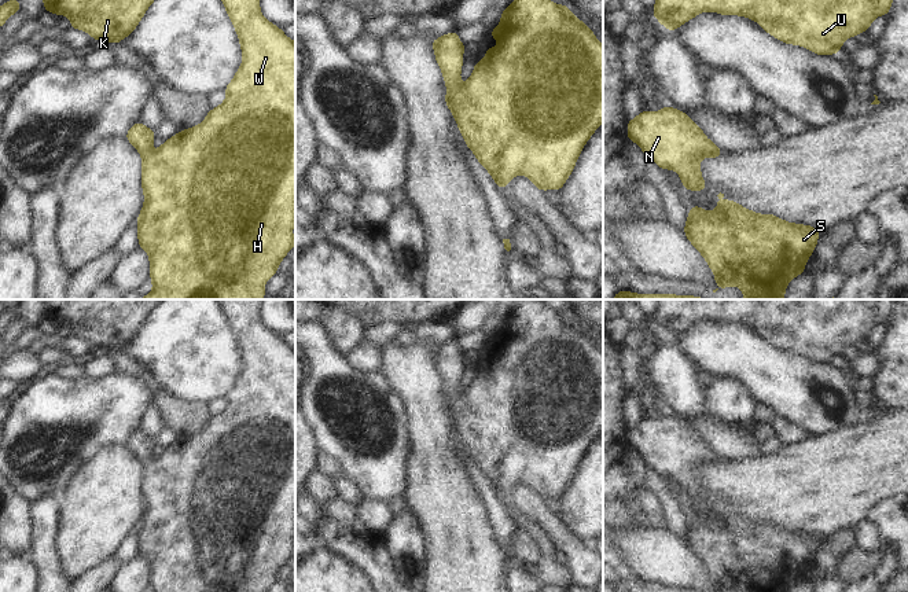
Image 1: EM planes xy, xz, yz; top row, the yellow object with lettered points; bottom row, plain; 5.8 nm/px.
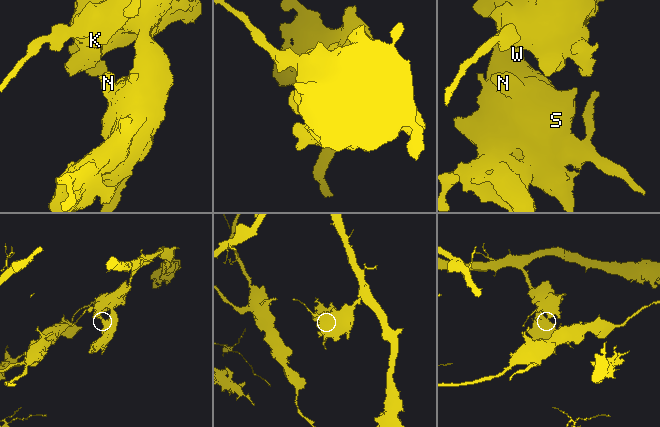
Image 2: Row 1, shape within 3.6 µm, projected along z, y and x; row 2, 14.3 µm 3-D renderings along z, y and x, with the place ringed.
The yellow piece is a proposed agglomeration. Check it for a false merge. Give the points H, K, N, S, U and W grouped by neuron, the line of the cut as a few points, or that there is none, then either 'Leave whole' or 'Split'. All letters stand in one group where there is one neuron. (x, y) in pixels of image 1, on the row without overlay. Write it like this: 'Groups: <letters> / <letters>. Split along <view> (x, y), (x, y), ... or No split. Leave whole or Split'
Groups: H K N S U W. No split. Leave whole

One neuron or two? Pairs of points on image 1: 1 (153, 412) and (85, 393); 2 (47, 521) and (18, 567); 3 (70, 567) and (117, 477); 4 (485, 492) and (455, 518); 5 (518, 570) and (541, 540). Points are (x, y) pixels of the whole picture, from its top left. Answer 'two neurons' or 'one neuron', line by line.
1: two neurons
2: two neurons
3: one neuron
4: two neurons
5: two neurons

